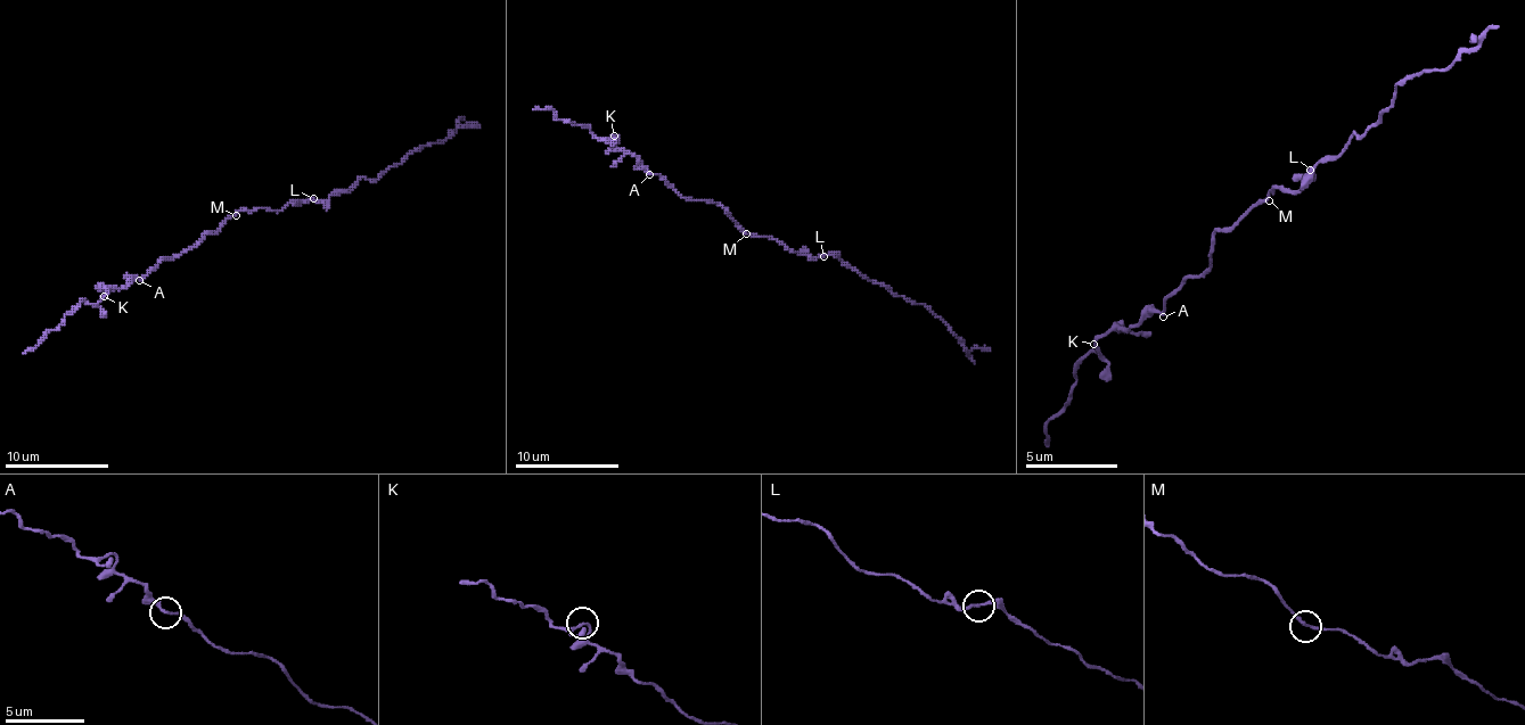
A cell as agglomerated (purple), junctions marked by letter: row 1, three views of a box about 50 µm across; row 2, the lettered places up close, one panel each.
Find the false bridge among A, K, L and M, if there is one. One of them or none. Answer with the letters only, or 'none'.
none

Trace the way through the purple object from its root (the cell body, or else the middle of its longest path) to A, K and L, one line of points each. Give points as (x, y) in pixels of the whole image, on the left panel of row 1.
A: (236, 213), (215, 231), (207, 231), (191, 247), (179, 255), (163, 257), (139, 280)
K: (236, 213), (191, 247), (163, 257), (145, 276), (126, 286), (106, 288), (104, 296)
L: (236, 213), (259, 208), (283, 211), (290, 203), (313, 197)

